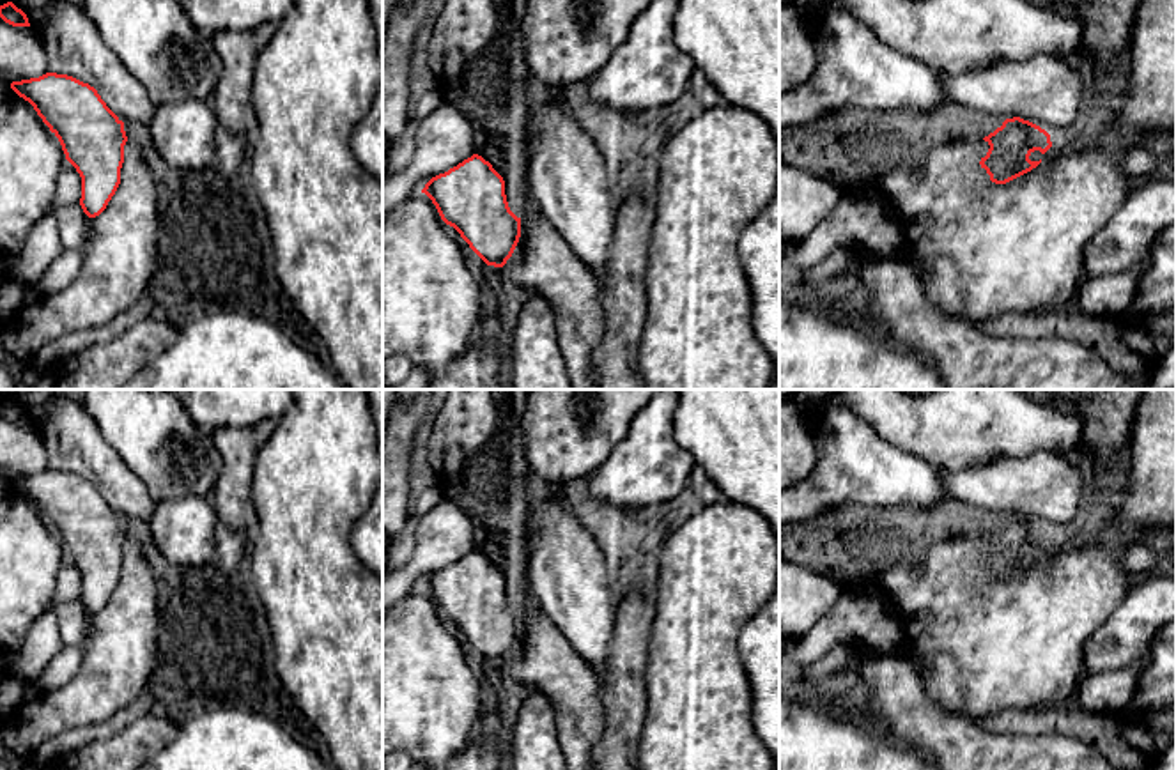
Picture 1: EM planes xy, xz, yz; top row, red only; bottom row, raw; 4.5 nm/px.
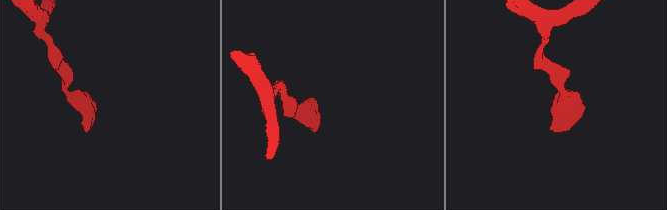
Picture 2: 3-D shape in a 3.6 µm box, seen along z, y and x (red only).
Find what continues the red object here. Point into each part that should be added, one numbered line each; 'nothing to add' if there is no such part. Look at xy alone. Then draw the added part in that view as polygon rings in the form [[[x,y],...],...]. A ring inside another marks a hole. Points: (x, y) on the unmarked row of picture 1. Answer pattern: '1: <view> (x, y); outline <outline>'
nothing to add

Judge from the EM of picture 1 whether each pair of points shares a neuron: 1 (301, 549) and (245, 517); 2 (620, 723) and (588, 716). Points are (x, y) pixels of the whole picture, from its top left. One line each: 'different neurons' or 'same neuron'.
1: different neurons
2: different neurons

